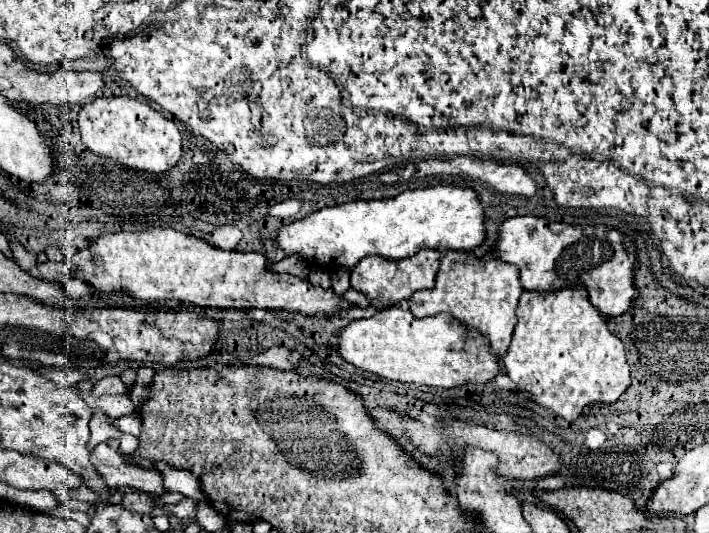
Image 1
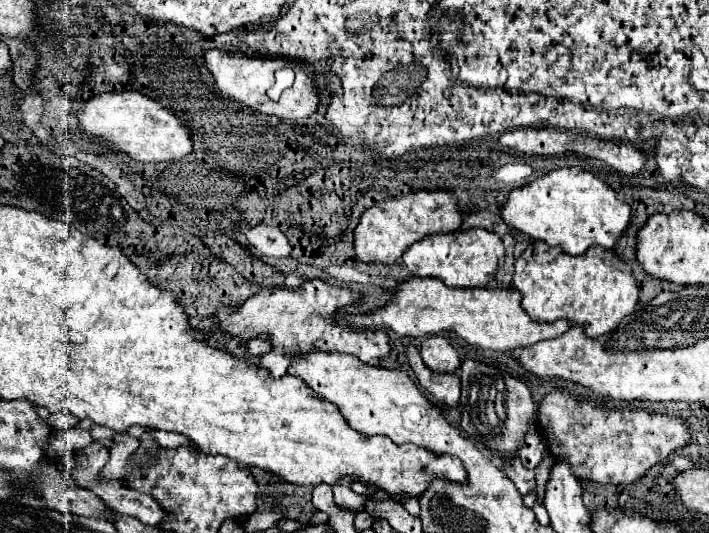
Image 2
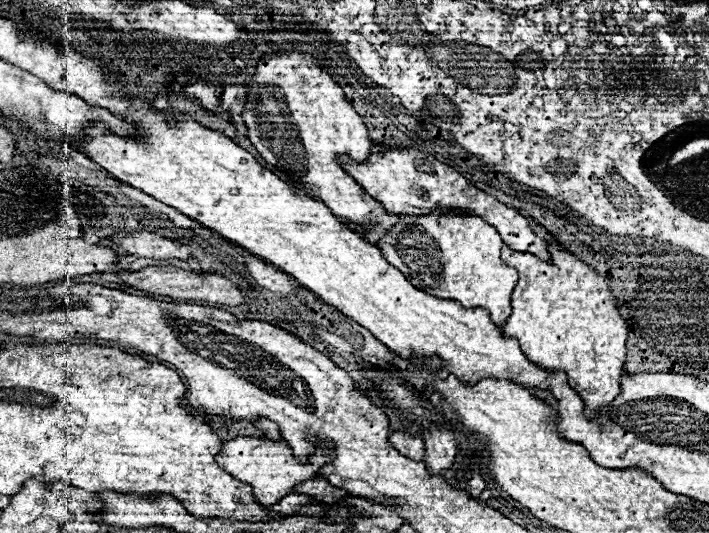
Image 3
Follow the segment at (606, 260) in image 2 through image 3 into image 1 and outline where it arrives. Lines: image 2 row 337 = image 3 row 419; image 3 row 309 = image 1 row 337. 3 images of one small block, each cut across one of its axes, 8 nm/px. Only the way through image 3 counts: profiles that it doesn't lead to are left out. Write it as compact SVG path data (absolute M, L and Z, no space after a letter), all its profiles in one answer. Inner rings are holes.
M580 286L564 288L558 292L522 292L516 308L518 324L514 328L512 344L506 352L504 368L516 388L526 388L538 406L574 422L582 408L590 404L610 404L620 398L620 394L630 386L630 370L624 356L624 344L606 328L606 320L588 302L588 292Z

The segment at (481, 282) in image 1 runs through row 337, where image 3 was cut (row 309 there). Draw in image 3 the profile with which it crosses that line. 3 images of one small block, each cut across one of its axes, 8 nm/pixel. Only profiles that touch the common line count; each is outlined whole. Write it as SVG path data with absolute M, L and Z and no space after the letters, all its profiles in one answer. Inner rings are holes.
M434 212L432 216L402 216L396 228L378 248L384 258L396 266L412 286L430 296L456 300L462 306L480 306L490 312L496 326L510 316L510 294L516 288L518 272L500 258L502 238L494 226L474 214Z

